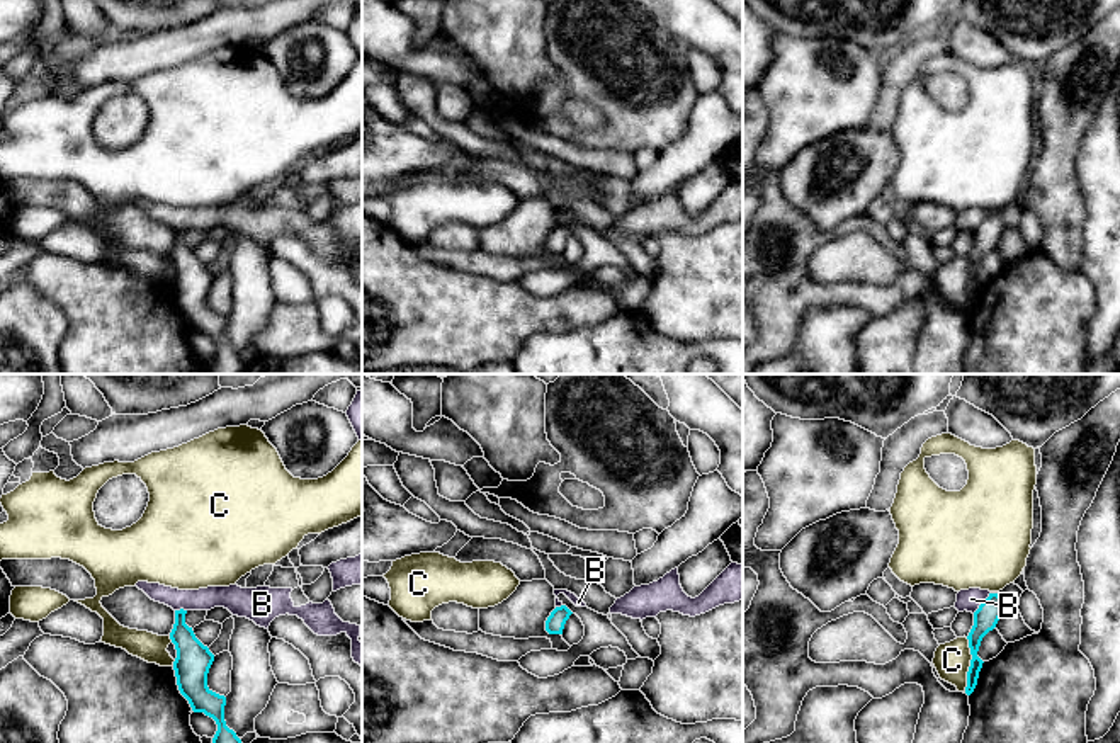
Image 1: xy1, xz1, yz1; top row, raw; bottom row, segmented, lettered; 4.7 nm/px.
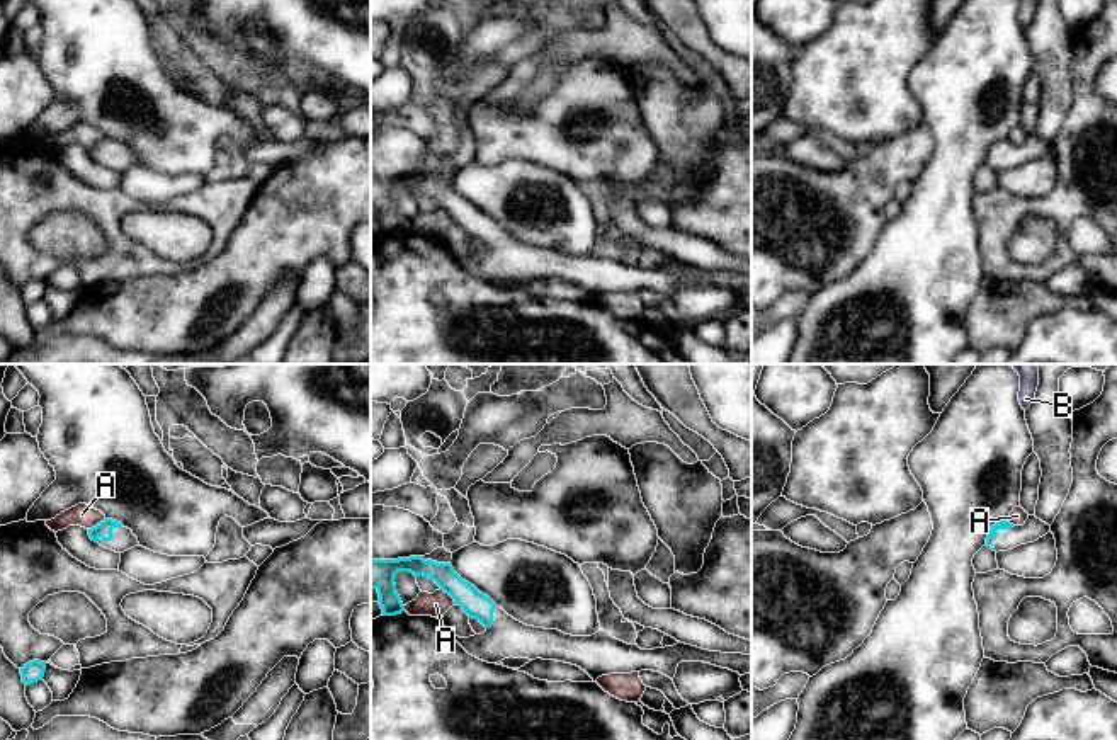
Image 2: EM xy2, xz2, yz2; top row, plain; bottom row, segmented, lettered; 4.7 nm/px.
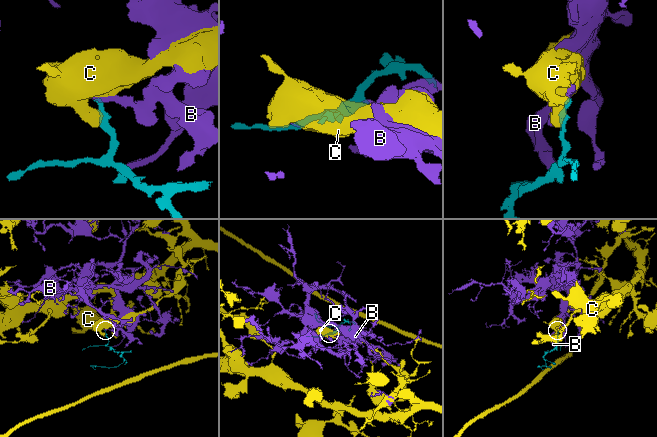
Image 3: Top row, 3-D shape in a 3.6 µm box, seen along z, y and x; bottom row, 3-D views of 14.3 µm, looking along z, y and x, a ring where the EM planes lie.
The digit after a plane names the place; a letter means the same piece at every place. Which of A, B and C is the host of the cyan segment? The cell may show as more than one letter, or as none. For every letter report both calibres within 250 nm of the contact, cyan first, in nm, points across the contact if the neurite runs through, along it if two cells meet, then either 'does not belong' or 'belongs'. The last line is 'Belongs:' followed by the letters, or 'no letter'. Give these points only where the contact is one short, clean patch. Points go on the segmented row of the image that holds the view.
A: 130/120 nm | along xz2 (439, 589), (458, 604) | does not belong
B: 120/100 nm | along yz1 (989, 592), (972, 612) | does not belong
C: 120/170 nm | along yz1 (967, 638), (971, 663), (964, 692) | does not belong
Belongs: no letter

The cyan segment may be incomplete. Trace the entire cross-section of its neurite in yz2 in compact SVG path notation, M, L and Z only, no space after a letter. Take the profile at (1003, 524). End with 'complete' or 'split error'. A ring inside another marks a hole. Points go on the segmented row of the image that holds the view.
M1029 515L1023 526L1013 526L1006 519L991 526L986 544L993 551L1008 551L1020 544L1034 543L1051 532L1051 526Z | split error

